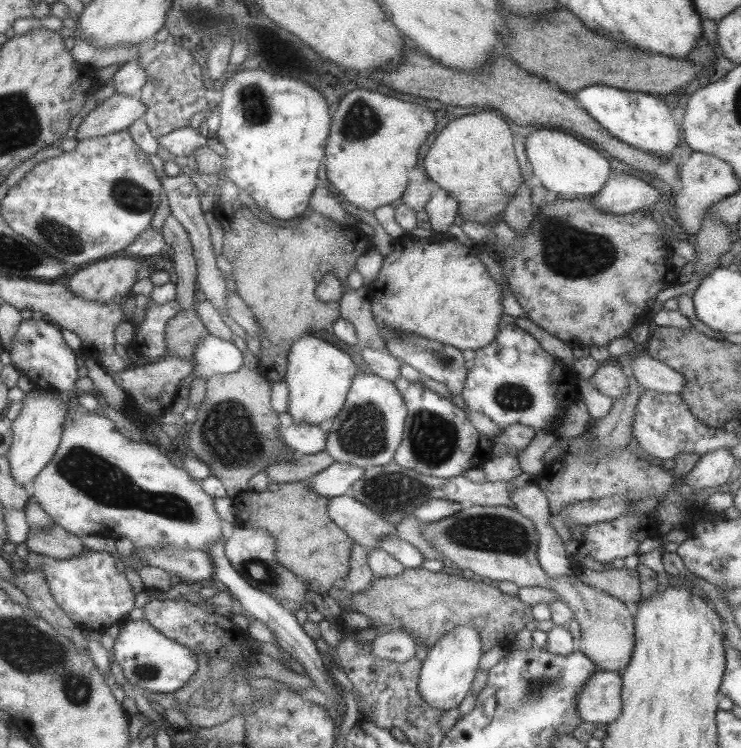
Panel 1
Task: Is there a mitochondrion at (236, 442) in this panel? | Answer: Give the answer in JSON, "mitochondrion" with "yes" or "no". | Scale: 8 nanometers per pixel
{"mitochondrion":"yes"}

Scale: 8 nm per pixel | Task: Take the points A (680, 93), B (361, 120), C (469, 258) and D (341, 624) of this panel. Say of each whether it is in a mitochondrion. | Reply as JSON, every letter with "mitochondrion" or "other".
{"A":"other","B":"mitochondrion","C":"other","D":"other"}

